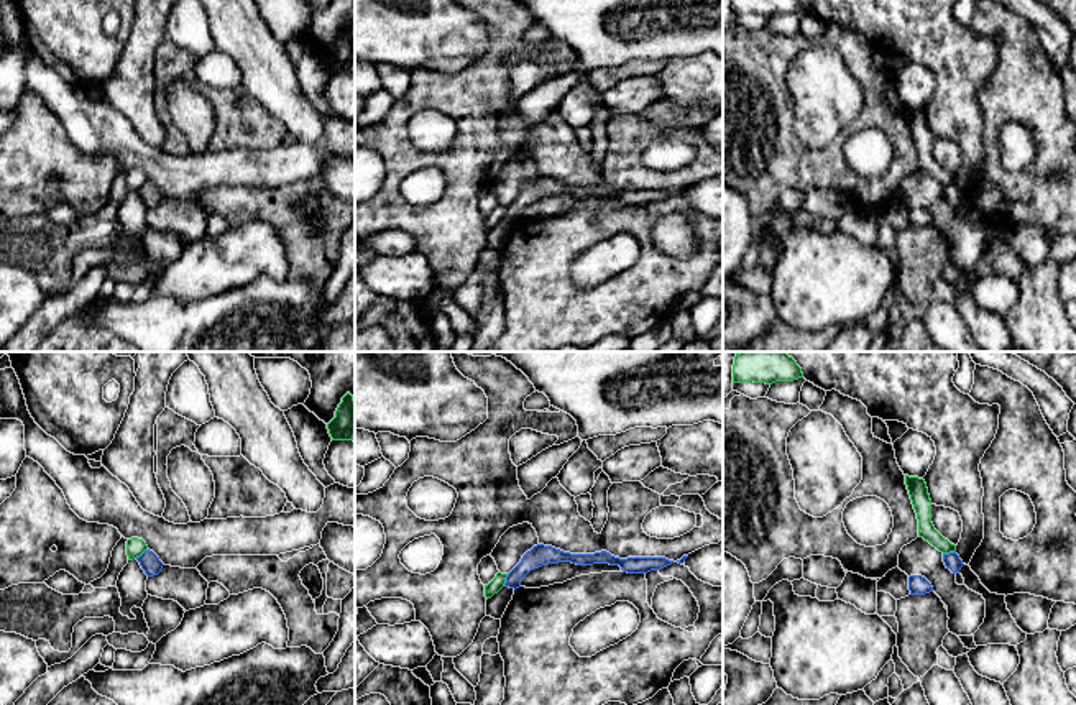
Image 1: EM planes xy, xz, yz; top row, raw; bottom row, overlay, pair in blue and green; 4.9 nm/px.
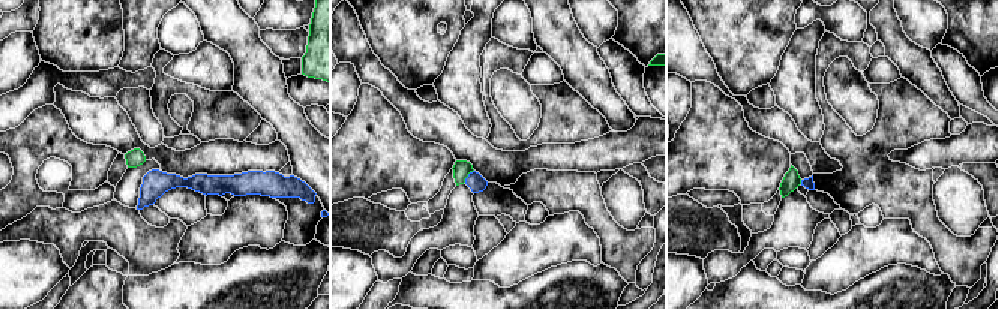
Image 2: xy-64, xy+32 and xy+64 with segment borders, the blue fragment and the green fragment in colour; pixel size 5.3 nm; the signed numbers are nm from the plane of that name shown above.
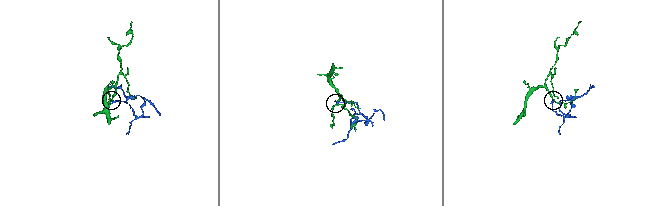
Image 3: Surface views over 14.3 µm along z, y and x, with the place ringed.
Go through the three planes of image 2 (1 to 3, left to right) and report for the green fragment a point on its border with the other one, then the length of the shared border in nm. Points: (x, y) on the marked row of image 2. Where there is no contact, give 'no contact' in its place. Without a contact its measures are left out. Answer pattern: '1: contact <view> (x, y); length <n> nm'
1: no contact
2: contact xy+32 (468, 176); length 90 nm
3: contact xy+64 (802, 182); length 30 nm

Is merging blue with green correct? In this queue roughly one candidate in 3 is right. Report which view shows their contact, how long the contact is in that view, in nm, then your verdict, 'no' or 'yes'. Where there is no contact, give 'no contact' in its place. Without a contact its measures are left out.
contact in xy; length 80 nm; no

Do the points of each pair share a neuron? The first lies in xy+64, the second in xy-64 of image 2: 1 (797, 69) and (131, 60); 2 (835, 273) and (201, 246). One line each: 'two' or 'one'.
1: one
2: one

